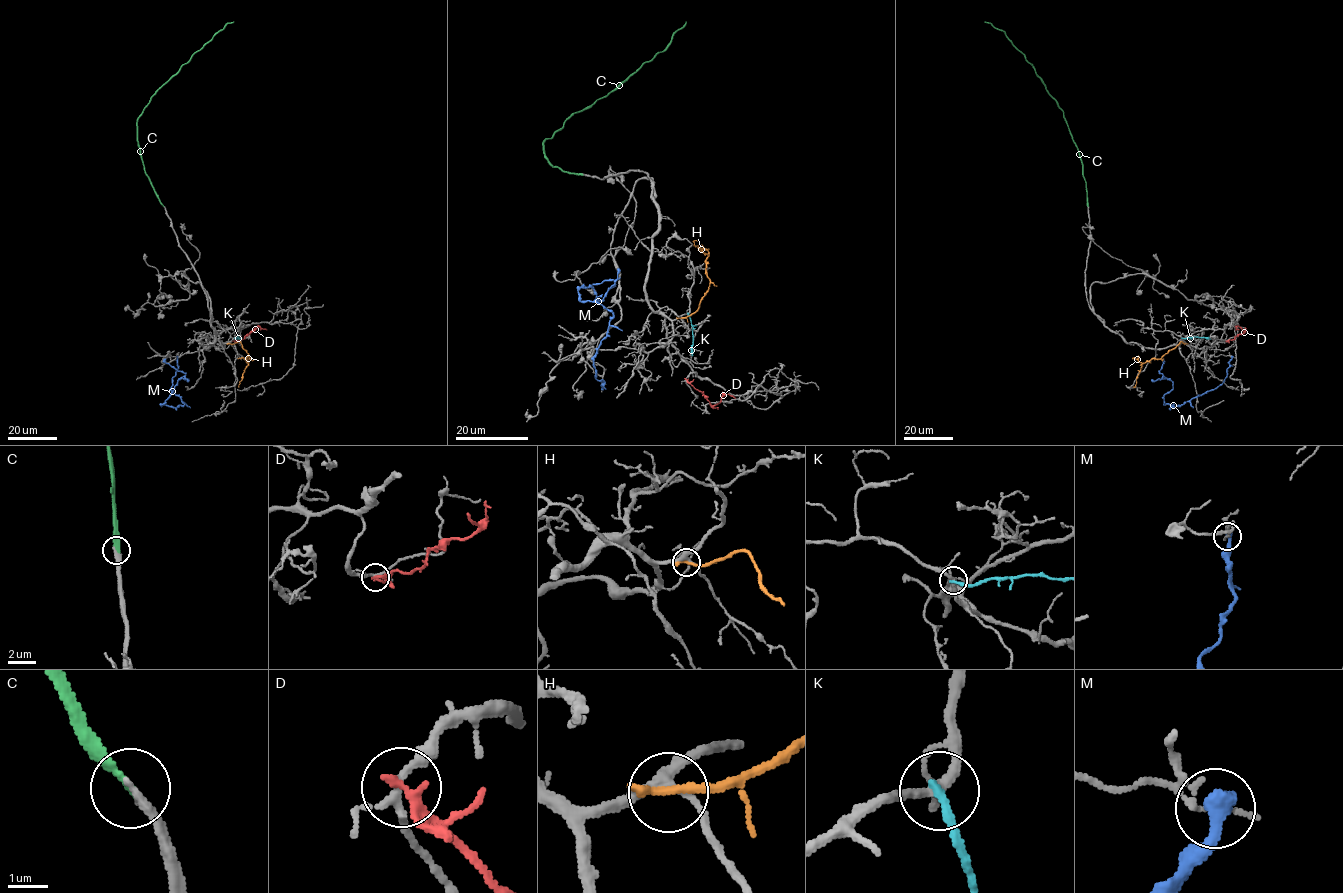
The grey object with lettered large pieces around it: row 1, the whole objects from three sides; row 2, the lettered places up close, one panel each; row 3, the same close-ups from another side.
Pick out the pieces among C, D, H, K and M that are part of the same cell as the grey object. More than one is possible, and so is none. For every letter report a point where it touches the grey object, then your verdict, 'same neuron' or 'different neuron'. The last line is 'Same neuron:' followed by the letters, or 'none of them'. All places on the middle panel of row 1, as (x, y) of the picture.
C: (582, 174) | same neuron
D: (686, 379) | different neuron
H: (680, 318) | different neuron
K: (688, 313) | different neuron
M: (602, 388) | different neuron
Same neuron: C

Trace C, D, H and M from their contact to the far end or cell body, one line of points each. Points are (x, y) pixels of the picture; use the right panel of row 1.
C: (1087, 205), (1078, 149), (1062, 110), (1046, 89), (1034, 67), (1003, 31), (985, 22)
D: (1226, 341), (1243, 332), (1237, 326), (1238, 330)
H: (1185, 343), (1181, 341), (1160, 358), (1144, 362), (1133, 387)
M: (1232, 357), (1221, 384), (1176, 407), (1164, 404), (1163, 396), (1173, 388), (1173, 383), (1159, 373), (1162, 359)

